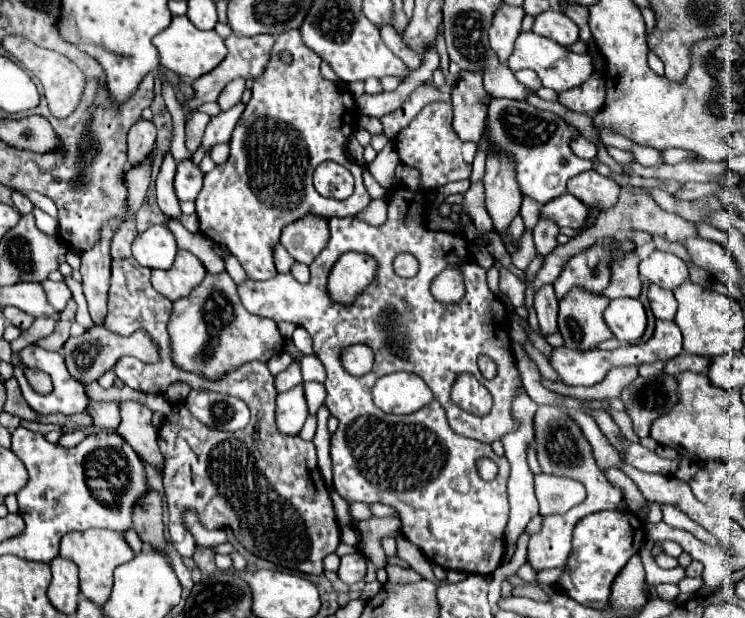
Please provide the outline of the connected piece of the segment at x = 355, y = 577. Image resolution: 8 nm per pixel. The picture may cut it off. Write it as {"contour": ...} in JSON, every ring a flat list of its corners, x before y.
{"contour":[[357,552,357,554,347,554,341,558,337,574,339,574,341,582,355,584,355,582,363,580,365,572,367,572,367,560,361,552]]}

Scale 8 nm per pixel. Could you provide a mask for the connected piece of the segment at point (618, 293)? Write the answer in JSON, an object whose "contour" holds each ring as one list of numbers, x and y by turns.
{"contour":[[625,252,621,258,613,258,611,262,611,282,601,292,609,300,615,298,639,298,641,294,641,280,639,280,639,256,637,252]]}

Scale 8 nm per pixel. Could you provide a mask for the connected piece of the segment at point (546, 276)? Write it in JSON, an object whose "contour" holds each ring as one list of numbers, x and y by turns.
{"contour":[[625,186,625,188,621,188,621,198,619,198,617,206,613,206,611,210,603,210,603,212,597,216,597,222,595,222,593,228,585,230,581,236,571,238,565,246,557,246,557,248,545,258,545,264,543,264,543,268,539,270,539,274,537,274,537,278,535,278,535,288,543,286,545,282,553,282,553,280,559,276,559,272,563,270,563,266,569,262,571,256,583,252,585,248,593,246,593,244,597,244,597,242,601,242,601,238,614,237,618,241,628,238,631,239,636,229,649,232,649,234,659,234,659,236,663,236,663,238,667,238,667,240,671,240,671,242,681,242,681,240,697,234,697,232,695,232,695,226,693,226,691,222,687,222,685,218,681,218,681,216,677,216,677,214,671,214,671,212,661,210,651,196,647,196,647,194,633,194,633,192,631,192,631,186]]}

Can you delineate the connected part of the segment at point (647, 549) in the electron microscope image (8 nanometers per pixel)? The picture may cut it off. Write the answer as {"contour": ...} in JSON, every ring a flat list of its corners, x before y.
{"contour":[[646,541,640,548,639,556,643,566,645,566,645,572,647,572,647,584,661,584,661,582,673,582,677,584,681,578,685,578,685,570,679,566,675,570,663,570,655,564,653,556,651,556,651,549,654,546,653,541]]}

